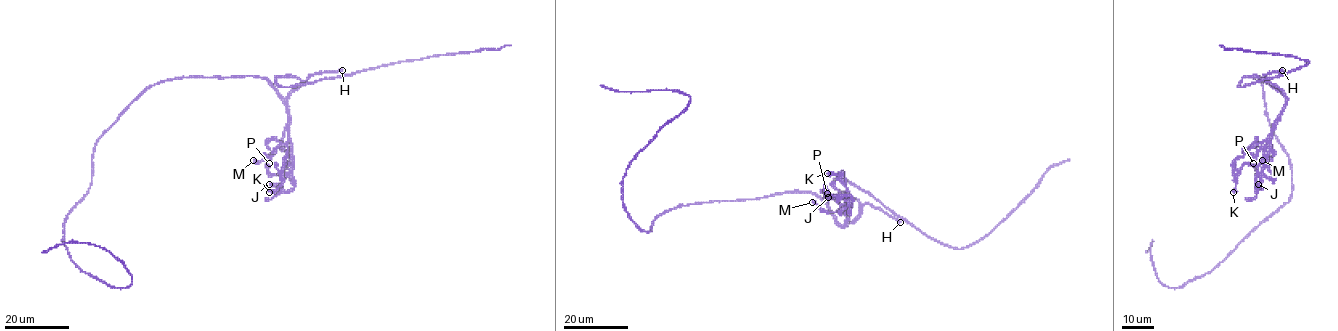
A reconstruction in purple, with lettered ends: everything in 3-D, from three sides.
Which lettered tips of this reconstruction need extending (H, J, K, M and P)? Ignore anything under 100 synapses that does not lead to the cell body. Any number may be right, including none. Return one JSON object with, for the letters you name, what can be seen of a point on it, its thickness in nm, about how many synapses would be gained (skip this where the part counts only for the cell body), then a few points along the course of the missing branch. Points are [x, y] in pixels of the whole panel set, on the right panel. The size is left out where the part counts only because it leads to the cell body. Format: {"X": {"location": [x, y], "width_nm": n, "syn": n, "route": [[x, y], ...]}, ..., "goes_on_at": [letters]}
{"H": {"location": [1282, 70], "width_nm": 440, "syn": 650, "route": [[1282, 70], [1312, 58], [1227, 38], [1211, 37], [1202, 49], [1272, 120], [1272, 159]]}, "goes_on_at": ["H"]}

